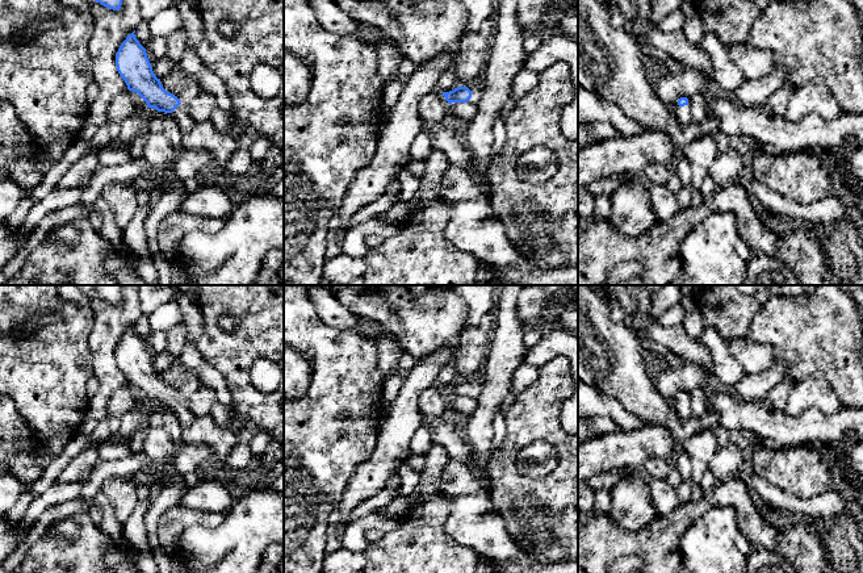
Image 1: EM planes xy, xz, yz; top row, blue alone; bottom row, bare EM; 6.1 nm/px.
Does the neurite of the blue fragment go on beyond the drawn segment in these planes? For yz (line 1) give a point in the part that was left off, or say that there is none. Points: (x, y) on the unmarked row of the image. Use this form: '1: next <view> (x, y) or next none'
1: next yz (682, 408)

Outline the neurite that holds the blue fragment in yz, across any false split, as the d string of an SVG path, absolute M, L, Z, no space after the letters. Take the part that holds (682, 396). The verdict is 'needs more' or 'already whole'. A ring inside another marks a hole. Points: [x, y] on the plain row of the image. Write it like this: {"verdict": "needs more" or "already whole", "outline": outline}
{"verdict": "needs more", "outline": "M680 392L678 398L671 401L671 405L679 418L687 419L691 415L691 402L687 392Z"}

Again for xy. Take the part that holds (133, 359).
{"verdict": "needs more", "outline": "M135 325L126 331L116 348L116 360L127 384L137 386L147 398L158 406L172 407L183 430L188 430L197 418L188 409L188 400L167 386L160 373L152 365L146 343L135 332Z"}

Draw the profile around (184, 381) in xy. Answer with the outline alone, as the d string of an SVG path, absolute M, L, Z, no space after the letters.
M177 363L160 373L163 382L175 389L181 398L189 398L202 384L196 372Z

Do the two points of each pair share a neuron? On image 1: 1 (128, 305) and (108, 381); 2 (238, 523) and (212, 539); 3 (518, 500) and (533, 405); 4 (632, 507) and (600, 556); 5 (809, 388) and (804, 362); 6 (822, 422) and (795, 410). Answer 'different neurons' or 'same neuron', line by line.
1: same neuron
2: same neuron
3: same neuron
4: different neurons
5: different neurons
6: different neurons

